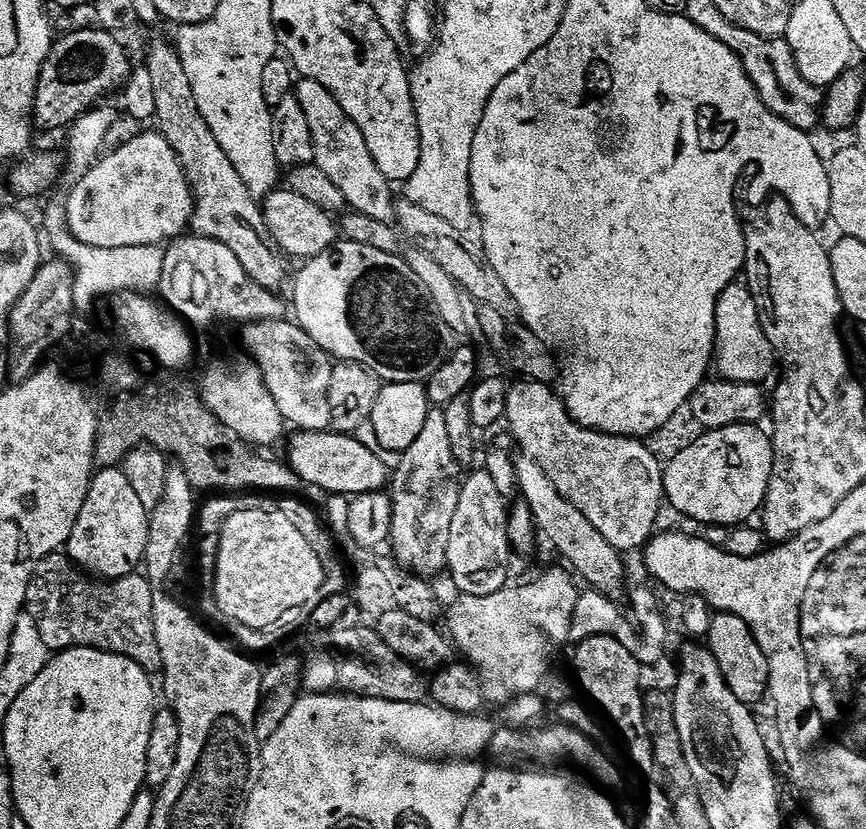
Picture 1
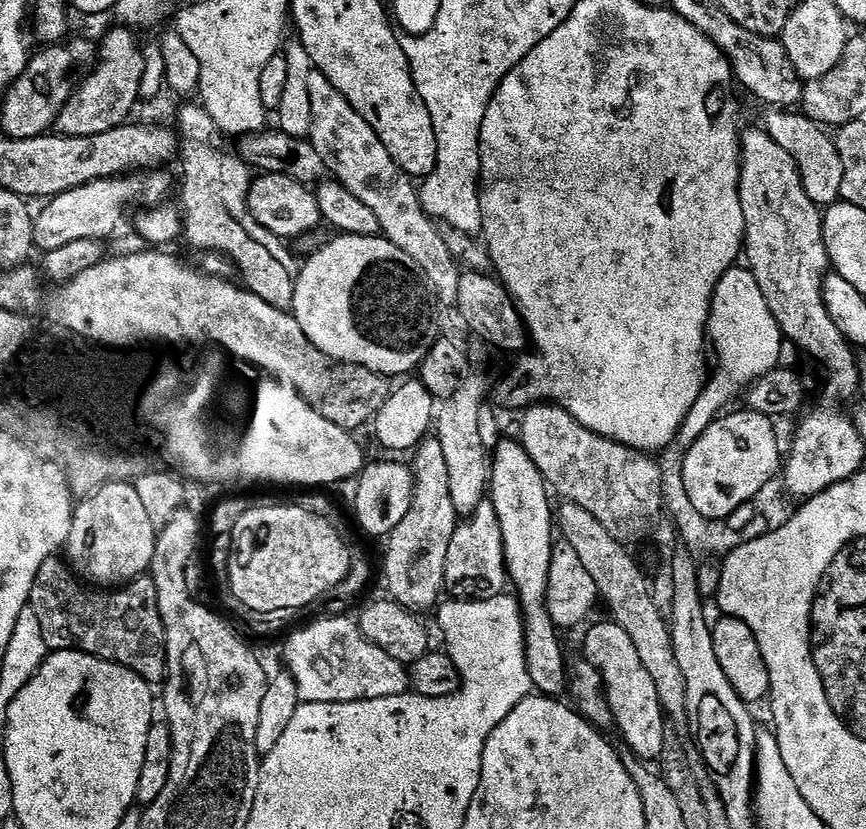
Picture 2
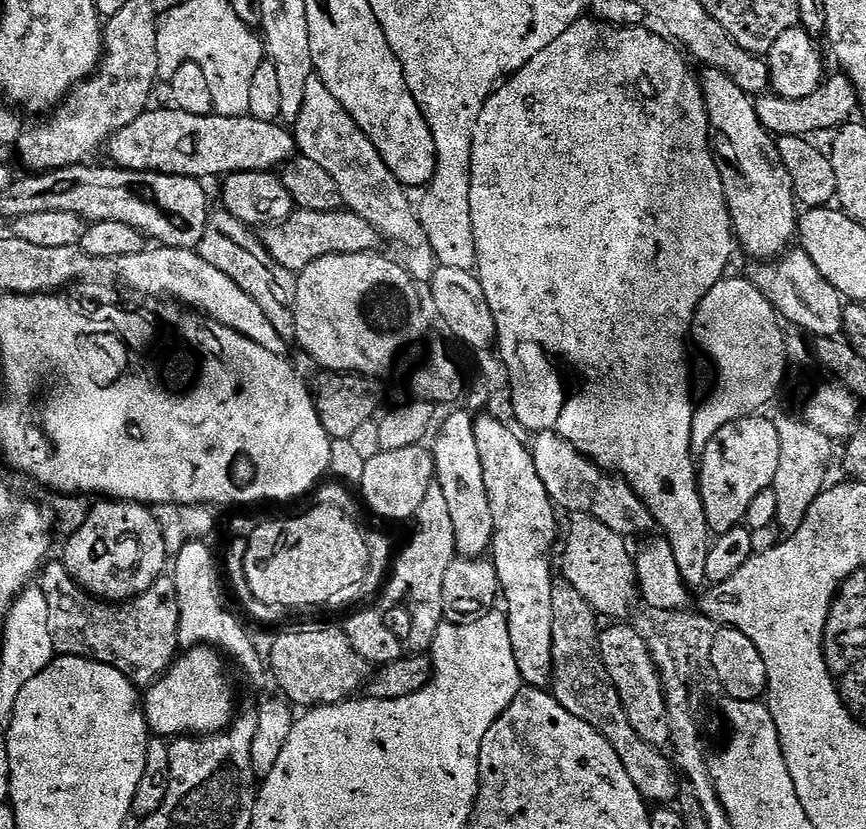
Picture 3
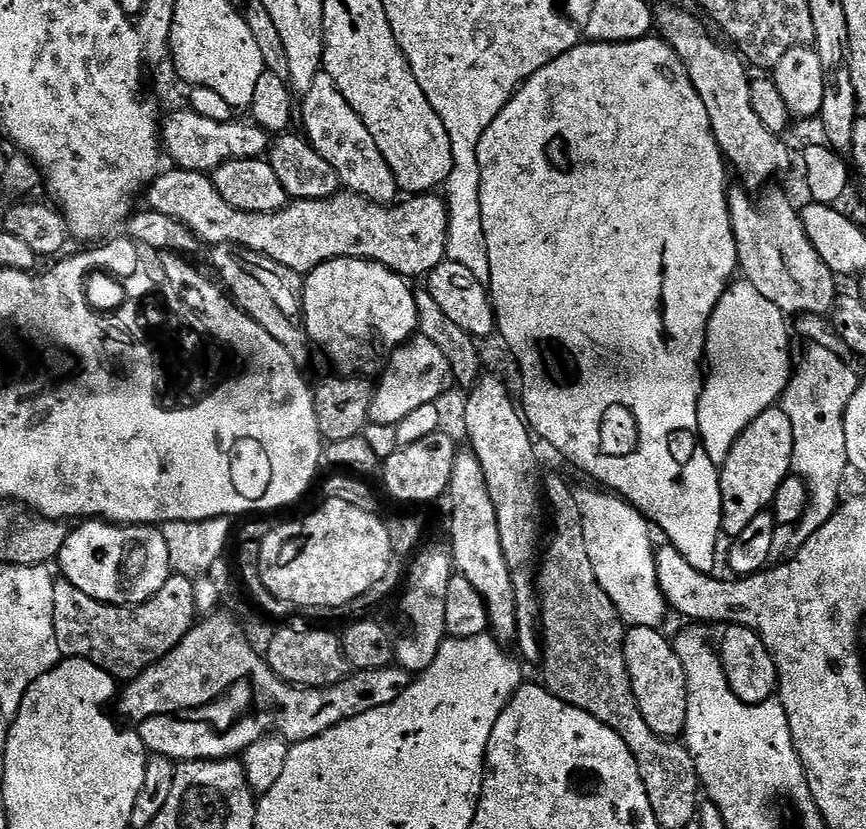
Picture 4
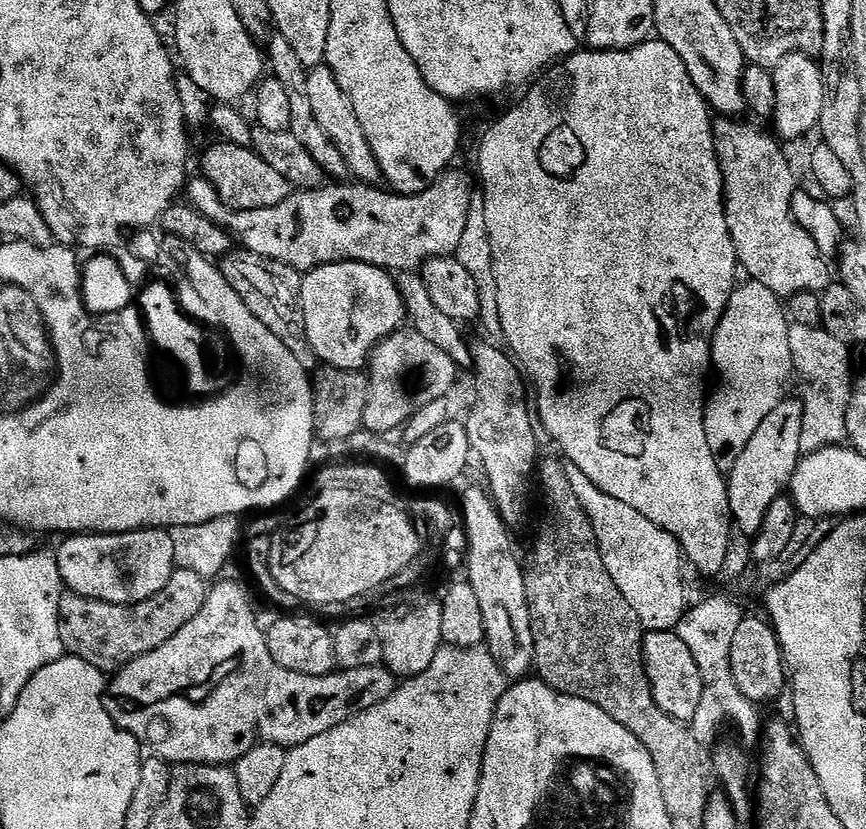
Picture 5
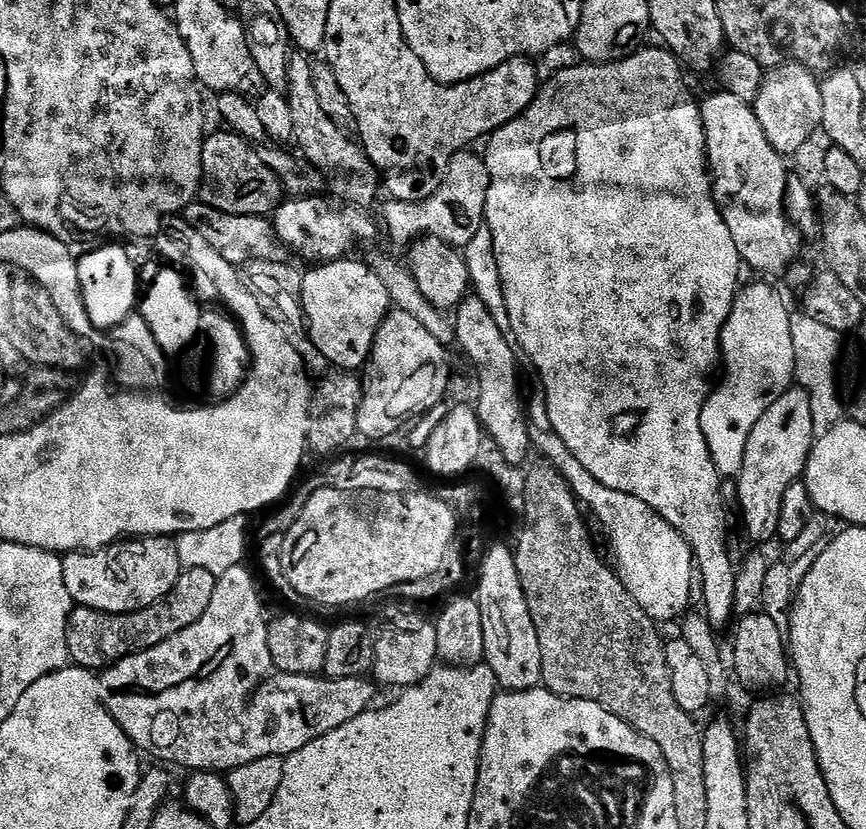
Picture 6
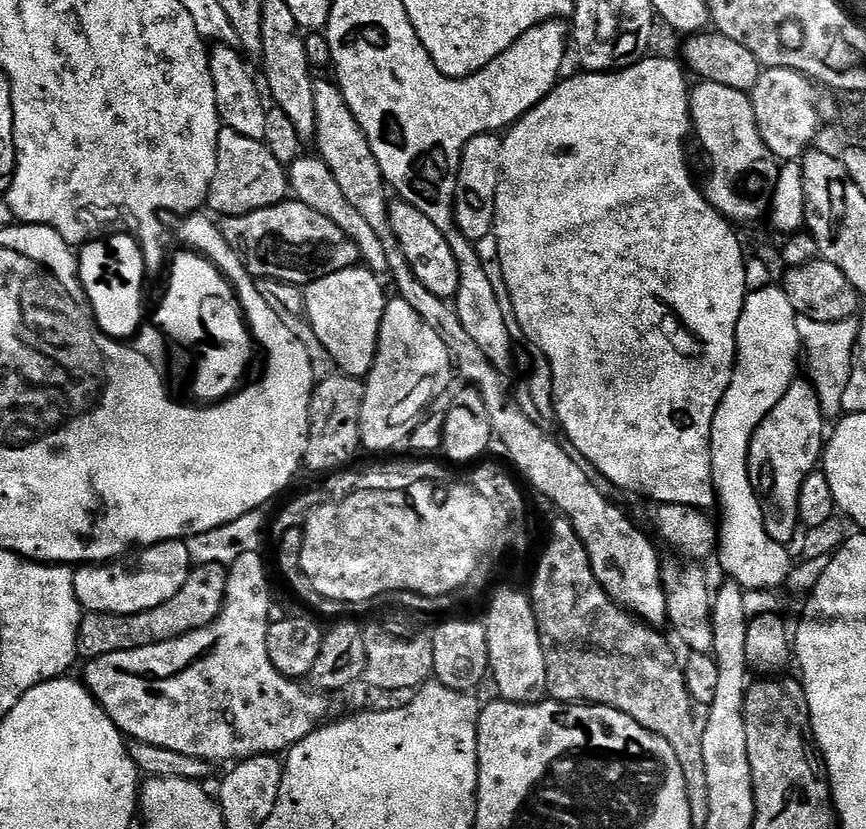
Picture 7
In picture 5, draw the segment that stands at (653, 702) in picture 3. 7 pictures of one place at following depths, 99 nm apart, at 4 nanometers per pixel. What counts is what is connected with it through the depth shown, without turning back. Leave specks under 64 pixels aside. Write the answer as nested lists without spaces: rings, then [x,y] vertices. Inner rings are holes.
[[[673,630],[647,631],[643,635],[644,668],[647,670],[652,697],[659,709],[680,723],[691,723],[697,713],[698,703],[702,700],[701,671],[694,656],[686,647],[686,642]]]

